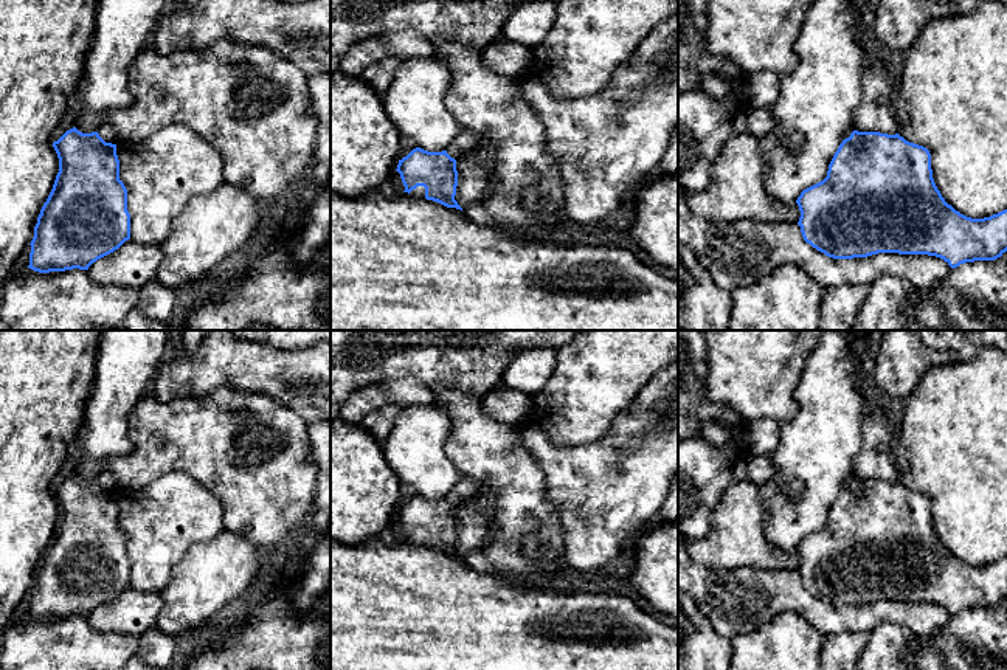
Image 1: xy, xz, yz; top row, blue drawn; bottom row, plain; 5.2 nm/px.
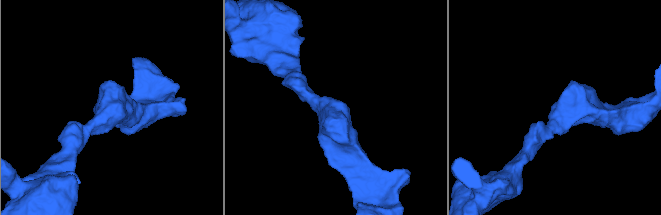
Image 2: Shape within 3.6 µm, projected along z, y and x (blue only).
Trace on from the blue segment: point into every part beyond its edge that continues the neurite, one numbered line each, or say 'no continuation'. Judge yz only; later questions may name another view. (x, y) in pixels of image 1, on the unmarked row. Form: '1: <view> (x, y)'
no continuation

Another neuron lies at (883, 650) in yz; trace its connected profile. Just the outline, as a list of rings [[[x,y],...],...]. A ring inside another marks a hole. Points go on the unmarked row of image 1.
[[[883,623],[867,634],[867,642],[860,654],[855,670],[945,670],[943,658],[939,651],[922,648],[917,664],[903,661],[905,647],[915,639],[908,628]]]

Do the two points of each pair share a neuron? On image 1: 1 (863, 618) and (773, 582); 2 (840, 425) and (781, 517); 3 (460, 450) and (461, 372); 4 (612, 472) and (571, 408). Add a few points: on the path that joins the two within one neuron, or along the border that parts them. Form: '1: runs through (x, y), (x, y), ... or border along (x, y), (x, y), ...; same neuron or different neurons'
1: runs through (841, 618), (826, 618), (795, 597); same neuron
2: runs through (821, 450), (821, 486), (806, 501); same neuron
3: border along (430, 385), (452, 383), (480, 399); different neurons
4: border along (616, 413), (601, 436), (588, 442), (557, 444); different neurons

